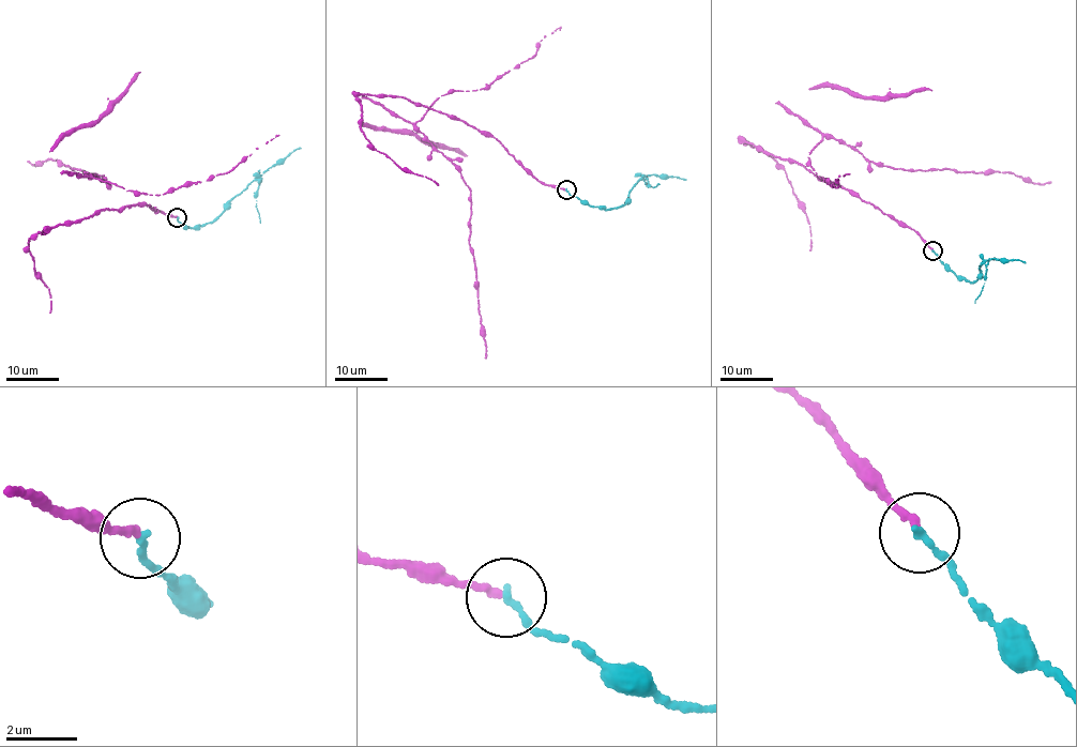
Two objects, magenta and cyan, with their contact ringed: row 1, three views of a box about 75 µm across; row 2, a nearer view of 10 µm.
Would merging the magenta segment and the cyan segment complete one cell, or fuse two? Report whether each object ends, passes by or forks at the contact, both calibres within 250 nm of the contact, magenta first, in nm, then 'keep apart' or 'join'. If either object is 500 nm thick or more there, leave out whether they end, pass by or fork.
magenta ends | cyan ends | 240/240 nm | join

